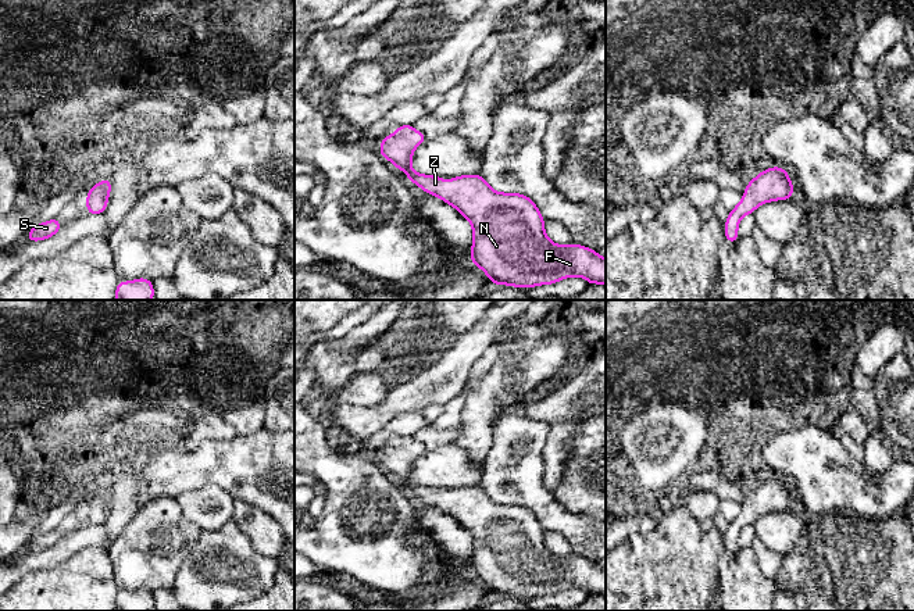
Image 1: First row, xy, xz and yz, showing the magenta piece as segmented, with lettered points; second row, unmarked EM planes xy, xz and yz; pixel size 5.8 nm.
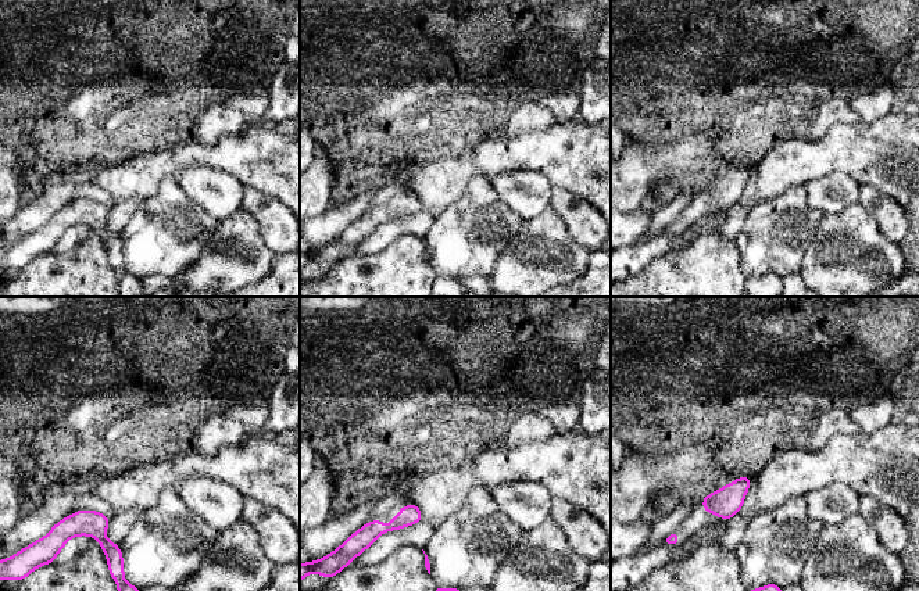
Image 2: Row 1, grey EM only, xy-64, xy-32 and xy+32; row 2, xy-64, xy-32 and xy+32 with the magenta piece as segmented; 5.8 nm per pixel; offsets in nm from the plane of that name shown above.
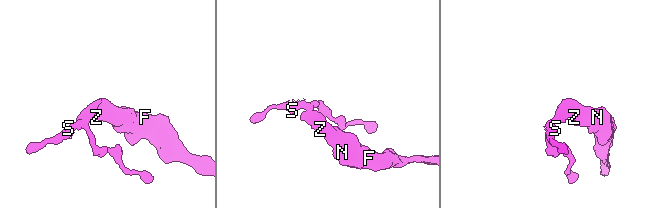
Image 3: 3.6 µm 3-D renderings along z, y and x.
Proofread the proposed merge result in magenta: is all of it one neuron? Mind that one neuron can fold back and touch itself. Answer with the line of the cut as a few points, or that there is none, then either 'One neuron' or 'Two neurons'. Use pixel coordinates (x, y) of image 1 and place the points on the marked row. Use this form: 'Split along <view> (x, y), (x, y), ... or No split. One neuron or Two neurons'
No split. One neuron

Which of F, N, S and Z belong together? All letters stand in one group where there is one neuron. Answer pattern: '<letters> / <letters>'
F N S Z

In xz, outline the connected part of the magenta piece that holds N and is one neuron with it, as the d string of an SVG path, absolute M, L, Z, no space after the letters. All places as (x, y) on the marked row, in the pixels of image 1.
M399 125L397 132L388 135L381 146L381 156L407 174L408 182L417 183L428 194L438 196L453 206L472 225L471 264L478 265L492 285L532 287L551 285L570 276L585 278L589 285L606 285L606 258L581 244L554 244L545 233L545 219L536 204L525 194L495 192L482 175L461 175L450 181L422 175L411 168L415 147L426 136L413 125Z

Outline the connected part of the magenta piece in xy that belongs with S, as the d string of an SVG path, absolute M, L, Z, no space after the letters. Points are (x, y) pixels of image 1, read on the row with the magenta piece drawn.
M53 218L47 222L33 226L25 239L39 242L51 237L58 232L61 226L61 222L57 218Z

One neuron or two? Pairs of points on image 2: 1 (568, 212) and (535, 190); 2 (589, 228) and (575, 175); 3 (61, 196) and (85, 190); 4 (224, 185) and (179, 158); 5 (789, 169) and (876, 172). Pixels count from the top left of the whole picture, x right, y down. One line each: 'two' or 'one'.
1: two
2: two
3: two
4: two
5: one

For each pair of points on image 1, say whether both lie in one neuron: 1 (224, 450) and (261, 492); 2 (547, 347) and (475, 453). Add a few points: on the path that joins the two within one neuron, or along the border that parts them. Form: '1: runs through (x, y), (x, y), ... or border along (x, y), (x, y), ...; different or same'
1: runs through (234, 460), (256, 482); same
2: runs through (521, 372), (477, 418), (477, 427); same

